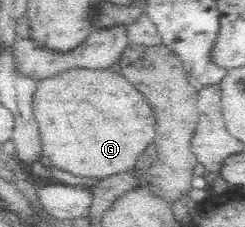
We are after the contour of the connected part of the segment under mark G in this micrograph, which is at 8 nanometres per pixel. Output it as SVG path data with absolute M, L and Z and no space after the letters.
M71 69L37 81L34 92L33 118L41 137L41 150L51 160L53 166L71 172L75 176L99 180L125 172L135 166L139 154L153 142L155 138L155 116L145 97L139 94L123 76L105 70Z

